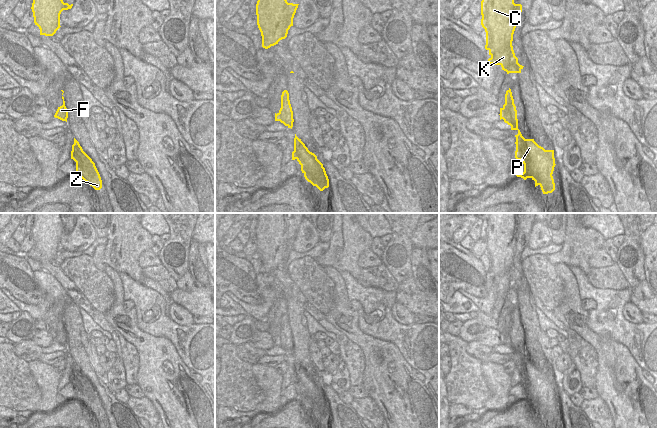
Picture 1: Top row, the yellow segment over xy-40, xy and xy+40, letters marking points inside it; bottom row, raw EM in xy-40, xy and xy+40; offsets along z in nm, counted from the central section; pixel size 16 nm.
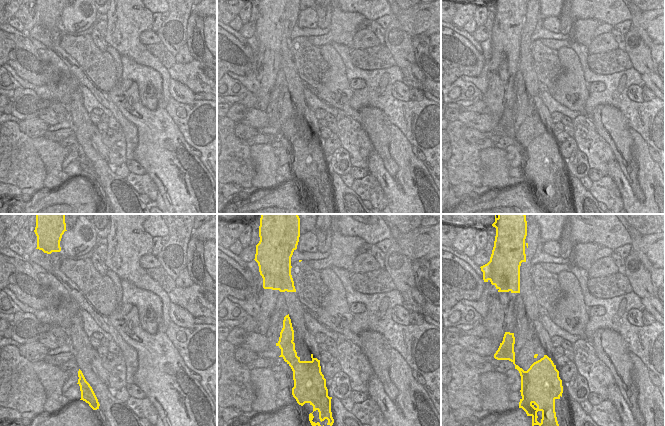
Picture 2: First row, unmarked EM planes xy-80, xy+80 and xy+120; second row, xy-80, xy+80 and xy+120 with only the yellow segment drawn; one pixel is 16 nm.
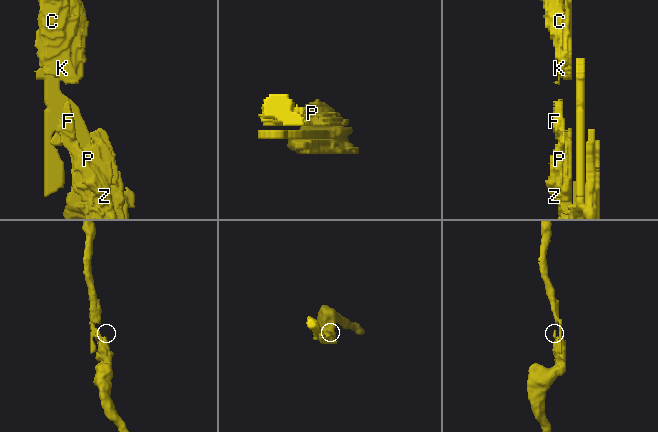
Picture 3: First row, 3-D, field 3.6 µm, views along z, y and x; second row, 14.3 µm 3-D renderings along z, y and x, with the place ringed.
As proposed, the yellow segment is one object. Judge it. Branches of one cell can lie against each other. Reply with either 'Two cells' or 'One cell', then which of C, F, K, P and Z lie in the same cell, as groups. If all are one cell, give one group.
One cell. Groups: C F K P Z

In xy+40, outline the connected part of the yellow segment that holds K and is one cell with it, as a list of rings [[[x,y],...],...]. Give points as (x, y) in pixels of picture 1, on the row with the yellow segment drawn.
[[[482,0],[481,25],[486,32],[485,49],[491,56],[488,64],[500,65],[509,73],[521,73],[524,66],[518,63],[512,41],[519,25],[522,5],[514,0]]]

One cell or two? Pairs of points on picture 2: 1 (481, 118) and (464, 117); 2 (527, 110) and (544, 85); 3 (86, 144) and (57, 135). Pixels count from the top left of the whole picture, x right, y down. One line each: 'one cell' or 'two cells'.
1: one cell
2: two cells
3: two cells

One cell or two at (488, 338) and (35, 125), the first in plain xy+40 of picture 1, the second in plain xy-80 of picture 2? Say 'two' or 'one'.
two

